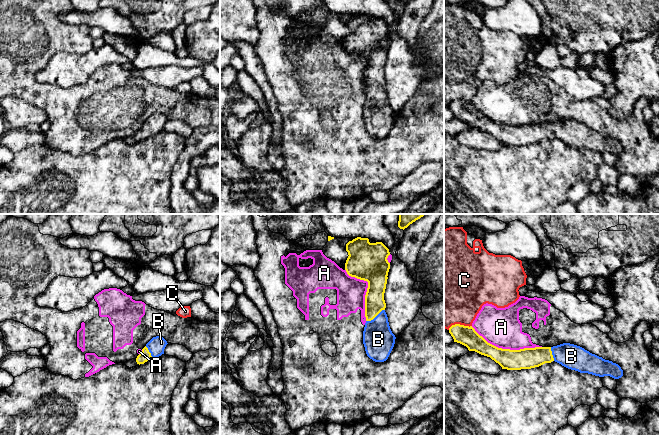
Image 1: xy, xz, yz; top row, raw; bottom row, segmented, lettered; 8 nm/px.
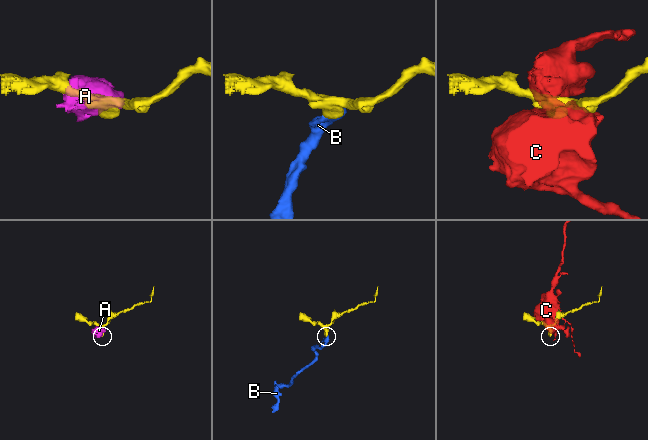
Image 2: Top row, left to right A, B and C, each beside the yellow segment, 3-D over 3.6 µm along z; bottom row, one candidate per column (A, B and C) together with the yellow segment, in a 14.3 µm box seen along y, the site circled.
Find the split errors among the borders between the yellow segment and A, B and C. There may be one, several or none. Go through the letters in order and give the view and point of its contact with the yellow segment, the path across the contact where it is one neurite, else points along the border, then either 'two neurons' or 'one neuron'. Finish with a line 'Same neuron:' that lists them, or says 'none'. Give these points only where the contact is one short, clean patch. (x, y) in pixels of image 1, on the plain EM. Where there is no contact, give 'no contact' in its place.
A: meets yellow in yz at (506, 125); two neurons
B: meets yellow in xz at (375, 92); runs through xz (374, 75), (375, 92), (378, 115); one neuron
C: meets yellow in yz at (459, 100); two neurons
Same neuron: B

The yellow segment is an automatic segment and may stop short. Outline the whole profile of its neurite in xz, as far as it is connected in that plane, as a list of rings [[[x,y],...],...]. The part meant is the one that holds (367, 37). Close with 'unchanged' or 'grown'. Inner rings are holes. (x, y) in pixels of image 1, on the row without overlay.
[[[357,13],[346,20],[346,27],[349,31],[345,39],[347,50],[368,58],[365,71],[366,99],[363,107],[363,120],[366,130],[375,138],[384,138],[388,135],[396,115],[389,102],[384,76],[390,45],[390,39],[387,36],[390,31],[389,25],[382,18],[370,19],[368,14]]] | grown

